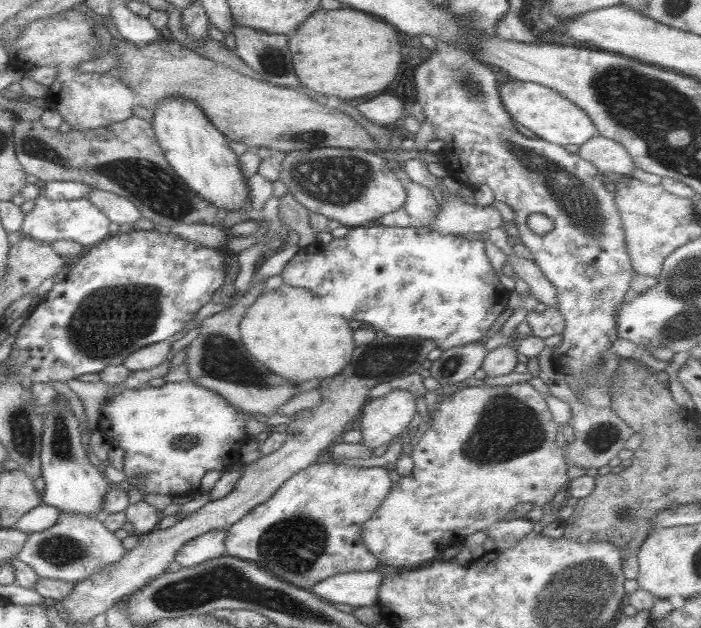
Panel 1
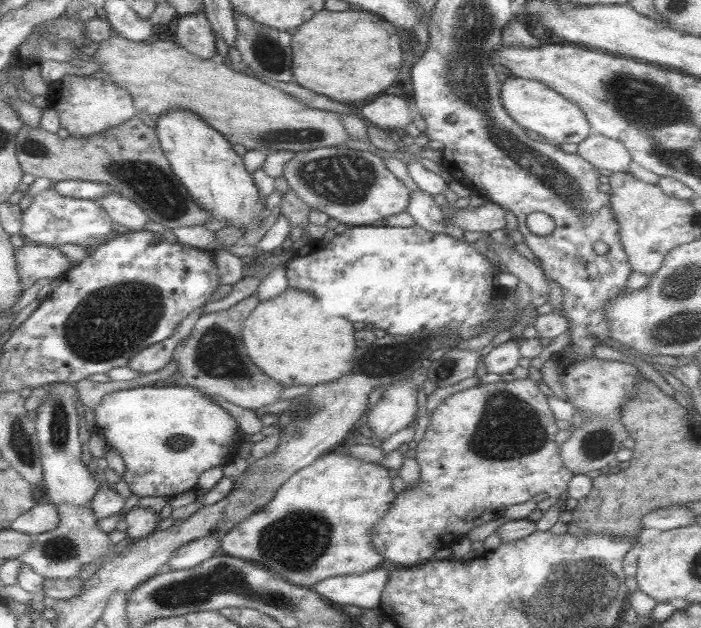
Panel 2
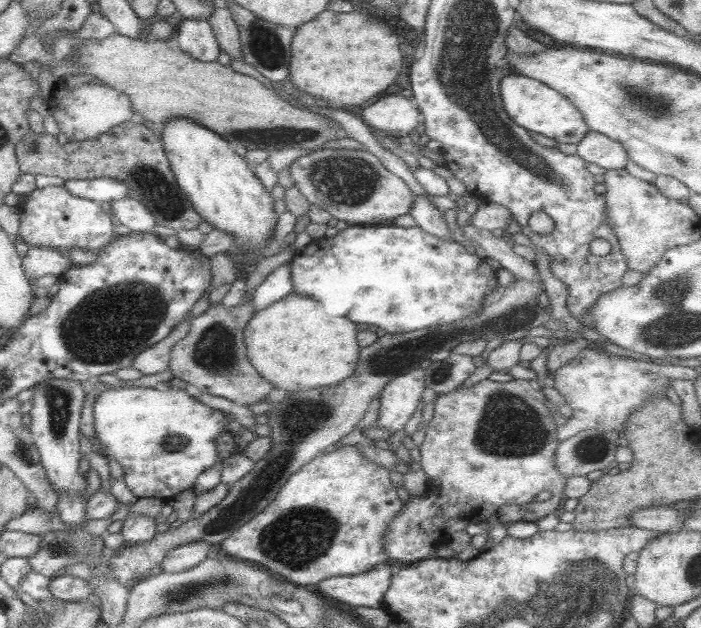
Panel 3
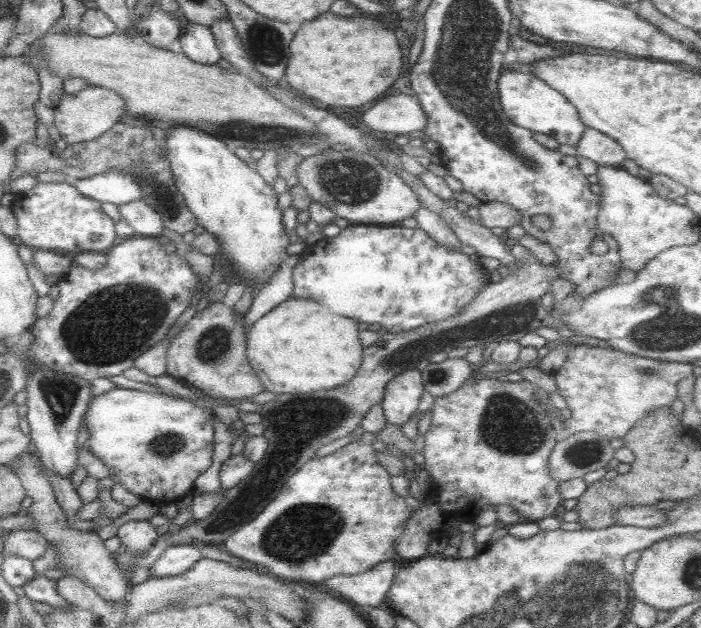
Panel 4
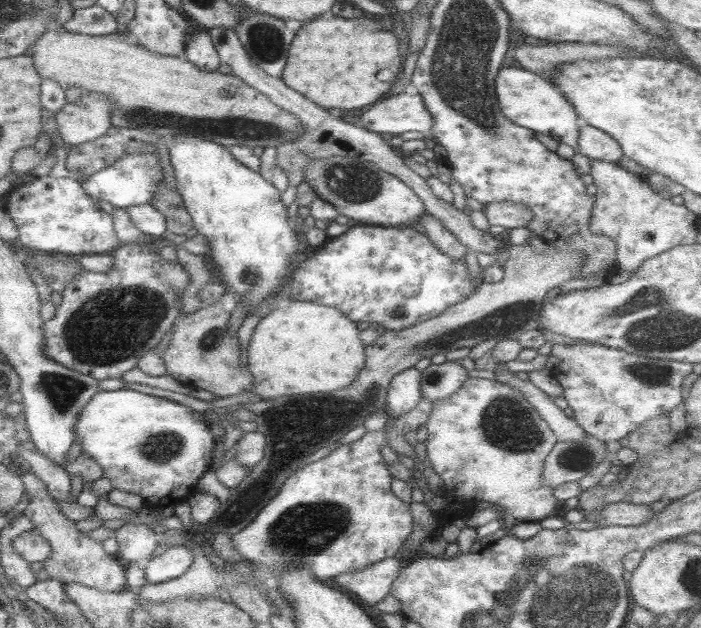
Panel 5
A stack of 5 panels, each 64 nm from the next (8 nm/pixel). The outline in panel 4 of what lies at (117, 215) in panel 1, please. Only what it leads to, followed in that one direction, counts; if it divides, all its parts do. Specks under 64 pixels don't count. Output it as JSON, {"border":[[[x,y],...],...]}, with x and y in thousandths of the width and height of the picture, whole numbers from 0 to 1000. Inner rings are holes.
{"border":[[[203,318],[181,322],[165,331],[173,350],[188,363],[191,376],[217,377],[230,373],[233,357],[227,341]]]}

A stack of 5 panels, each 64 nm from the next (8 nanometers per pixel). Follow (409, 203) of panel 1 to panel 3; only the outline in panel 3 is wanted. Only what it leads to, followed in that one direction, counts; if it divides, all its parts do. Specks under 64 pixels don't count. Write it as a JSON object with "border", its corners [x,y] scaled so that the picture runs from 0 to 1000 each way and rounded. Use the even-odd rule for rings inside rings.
{"border":[[[591,312],[586,333],[583,333],[583,344],[592,352],[592,360],[605,366],[609,373],[635,381],[635,384],[645,382],[646,377],[638,366],[631,339],[605,312]]]}

